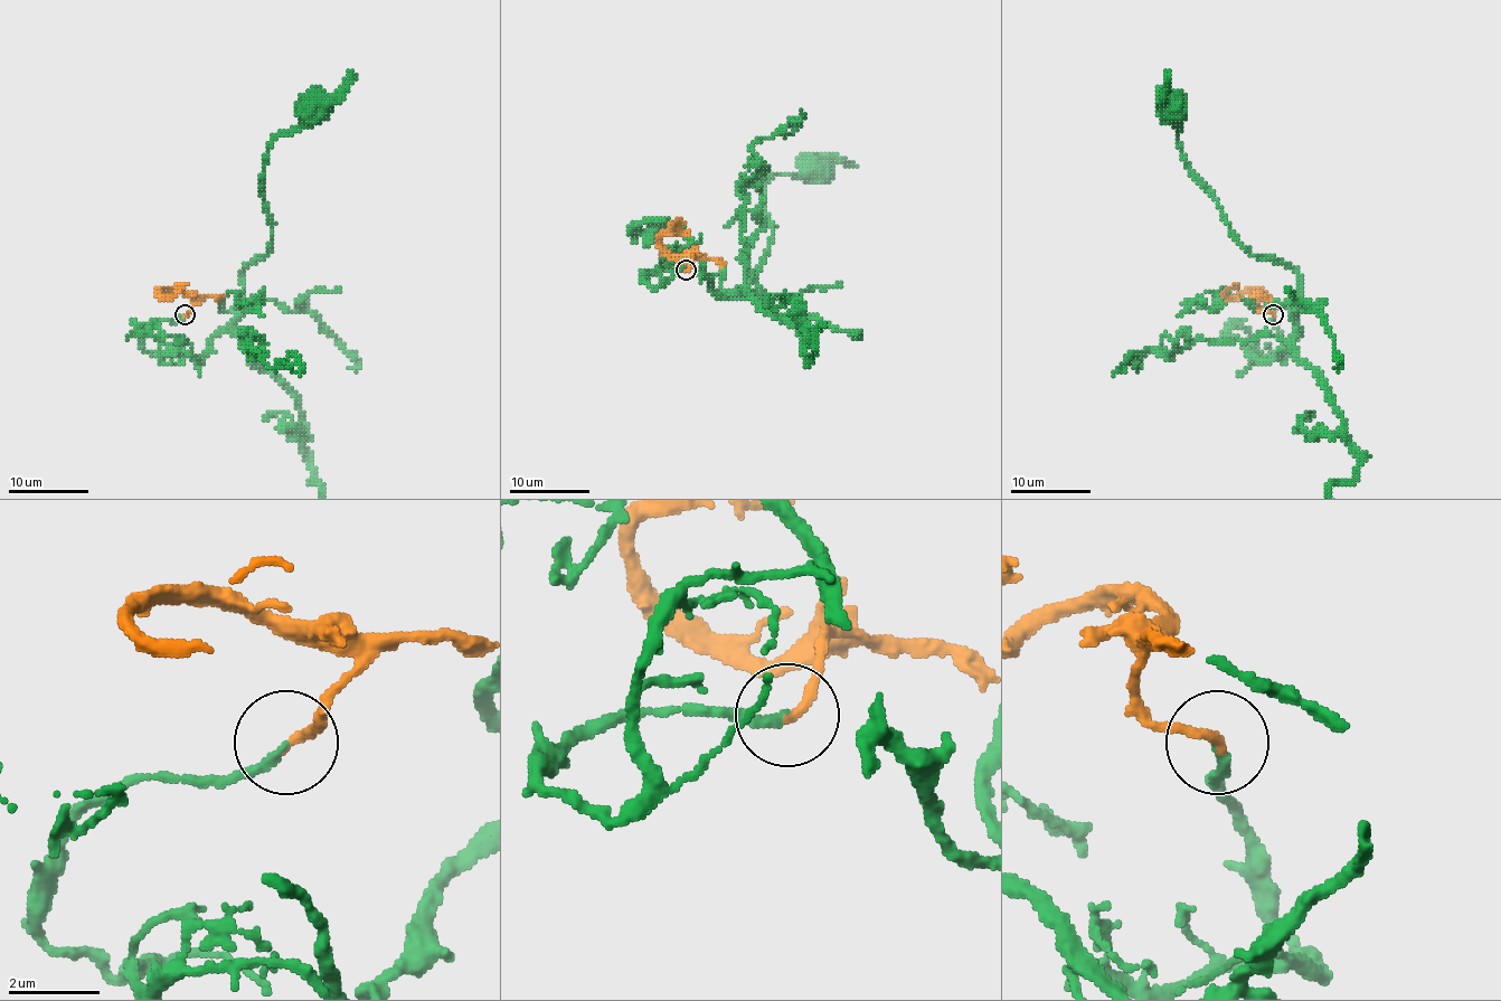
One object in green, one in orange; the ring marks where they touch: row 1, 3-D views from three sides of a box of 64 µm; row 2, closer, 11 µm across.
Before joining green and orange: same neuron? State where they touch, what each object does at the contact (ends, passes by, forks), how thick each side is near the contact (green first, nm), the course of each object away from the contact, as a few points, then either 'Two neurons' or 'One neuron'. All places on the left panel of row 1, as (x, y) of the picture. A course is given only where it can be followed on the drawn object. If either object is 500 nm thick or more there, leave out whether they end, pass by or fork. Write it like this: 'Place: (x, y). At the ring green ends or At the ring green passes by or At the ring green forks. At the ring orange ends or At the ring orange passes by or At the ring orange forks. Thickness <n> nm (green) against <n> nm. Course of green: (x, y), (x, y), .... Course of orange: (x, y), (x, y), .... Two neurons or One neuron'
Place: (185, 314). At the ring green ends. At the ring orange ends. Thickness 180 nm (green) against 220 nm. Course of green: (185, 314), (154, 322), (144, 351), (200, 361), (241, 313), (243, 271), (273, 238), (265, 162), (311, 104). Course of orange: (185, 314), (197, 301), (170, 289), (159, 293), (162, 296), (180, 289), (178, 284), (187, 284). One neuron

